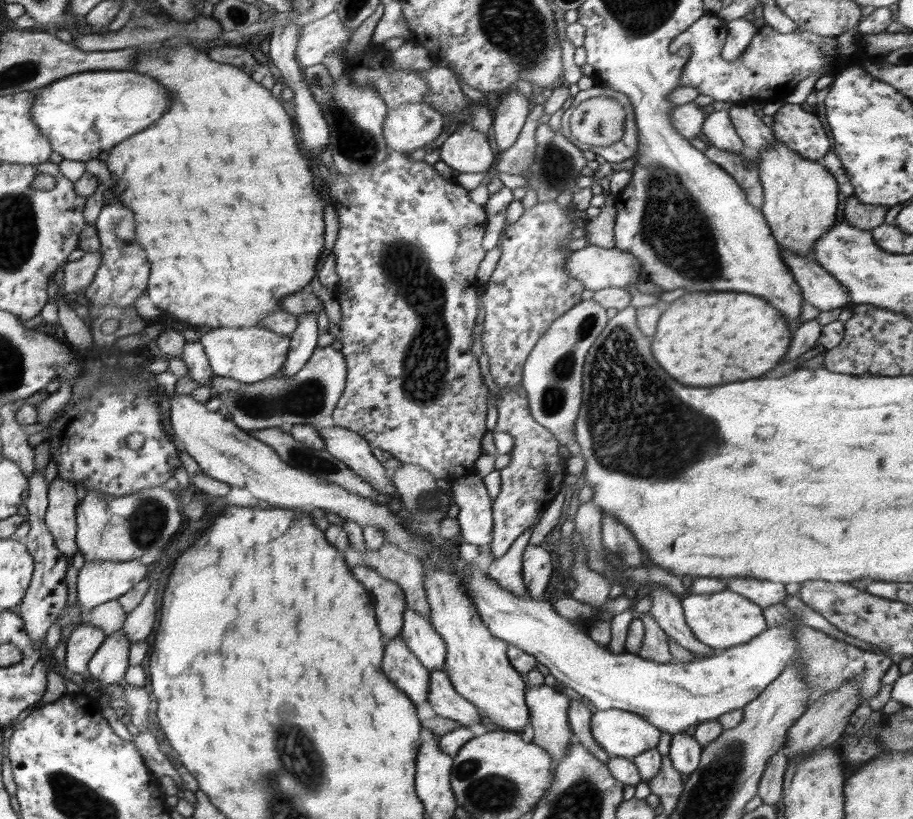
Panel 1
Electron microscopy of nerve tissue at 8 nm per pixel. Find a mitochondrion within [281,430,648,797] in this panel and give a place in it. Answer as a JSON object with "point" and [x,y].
{"point":[315,462]}

